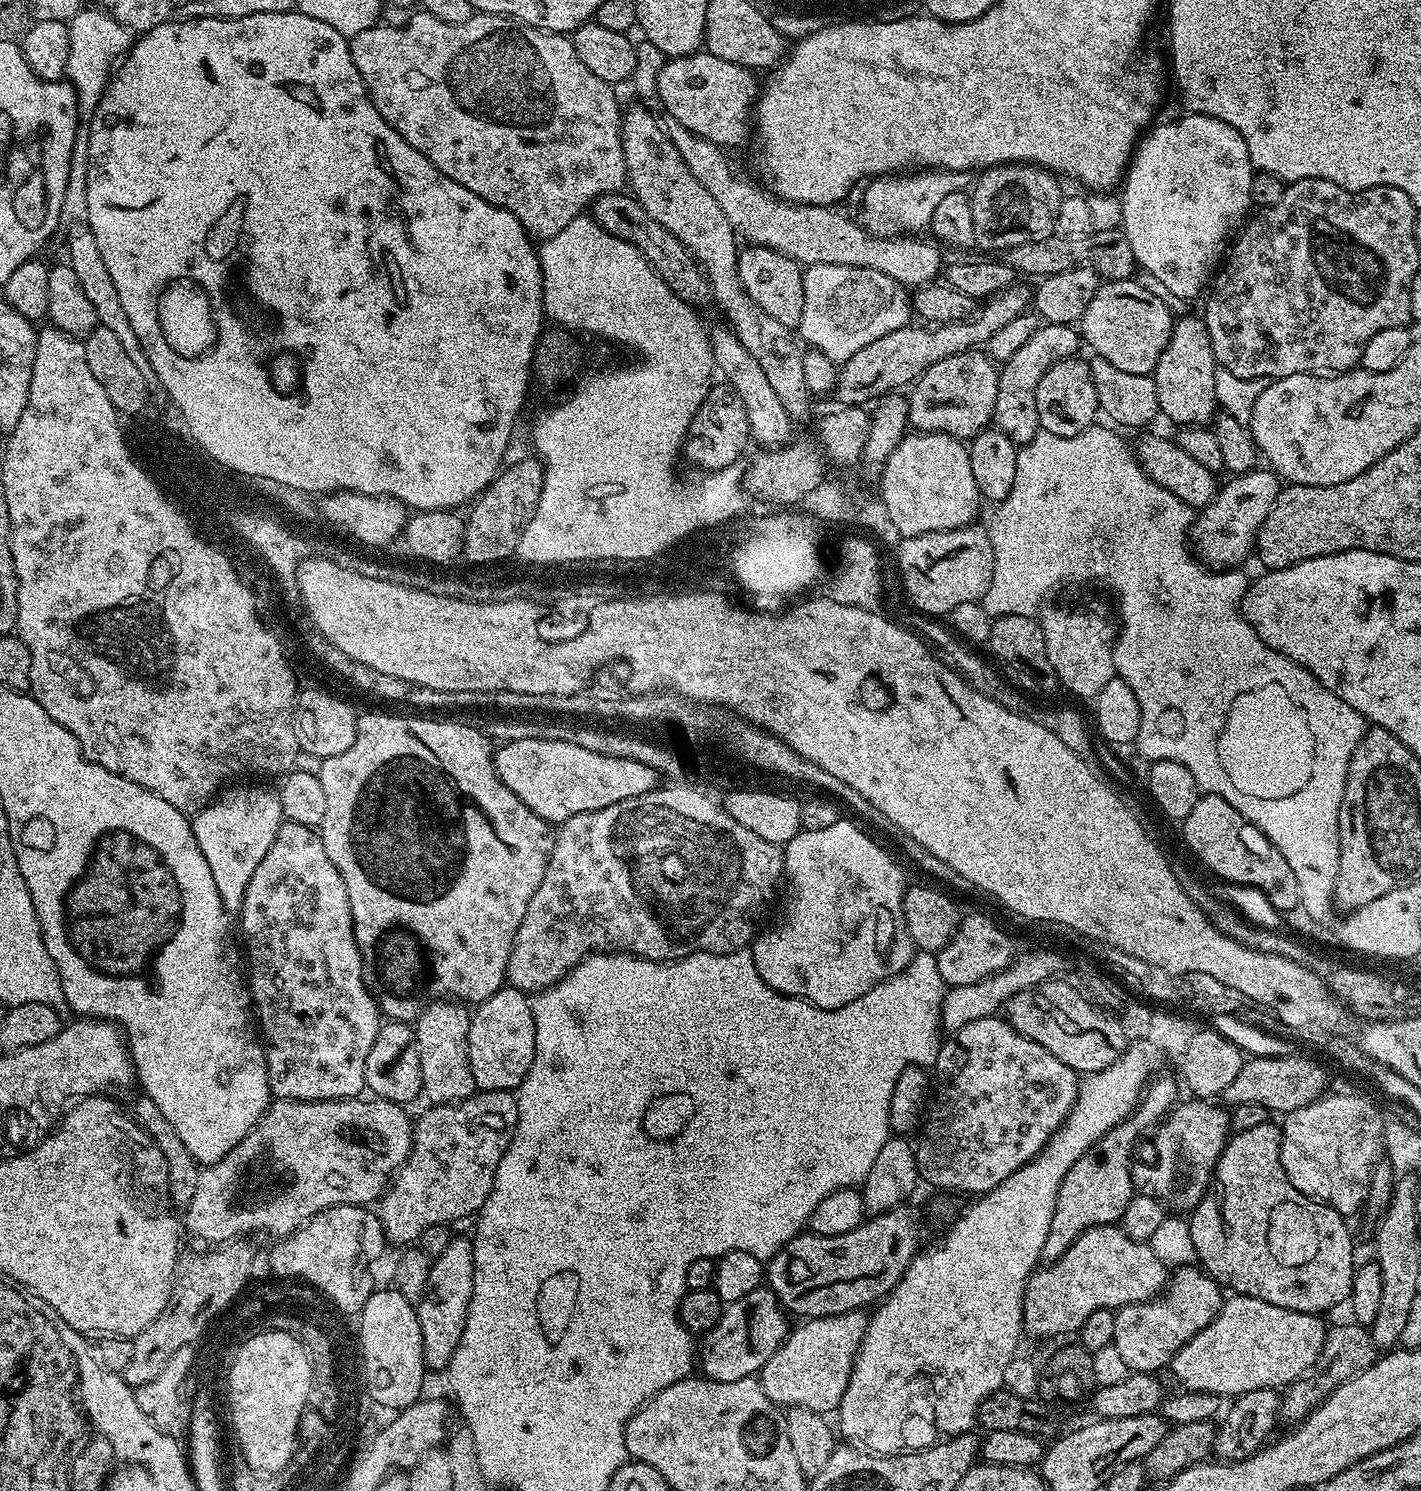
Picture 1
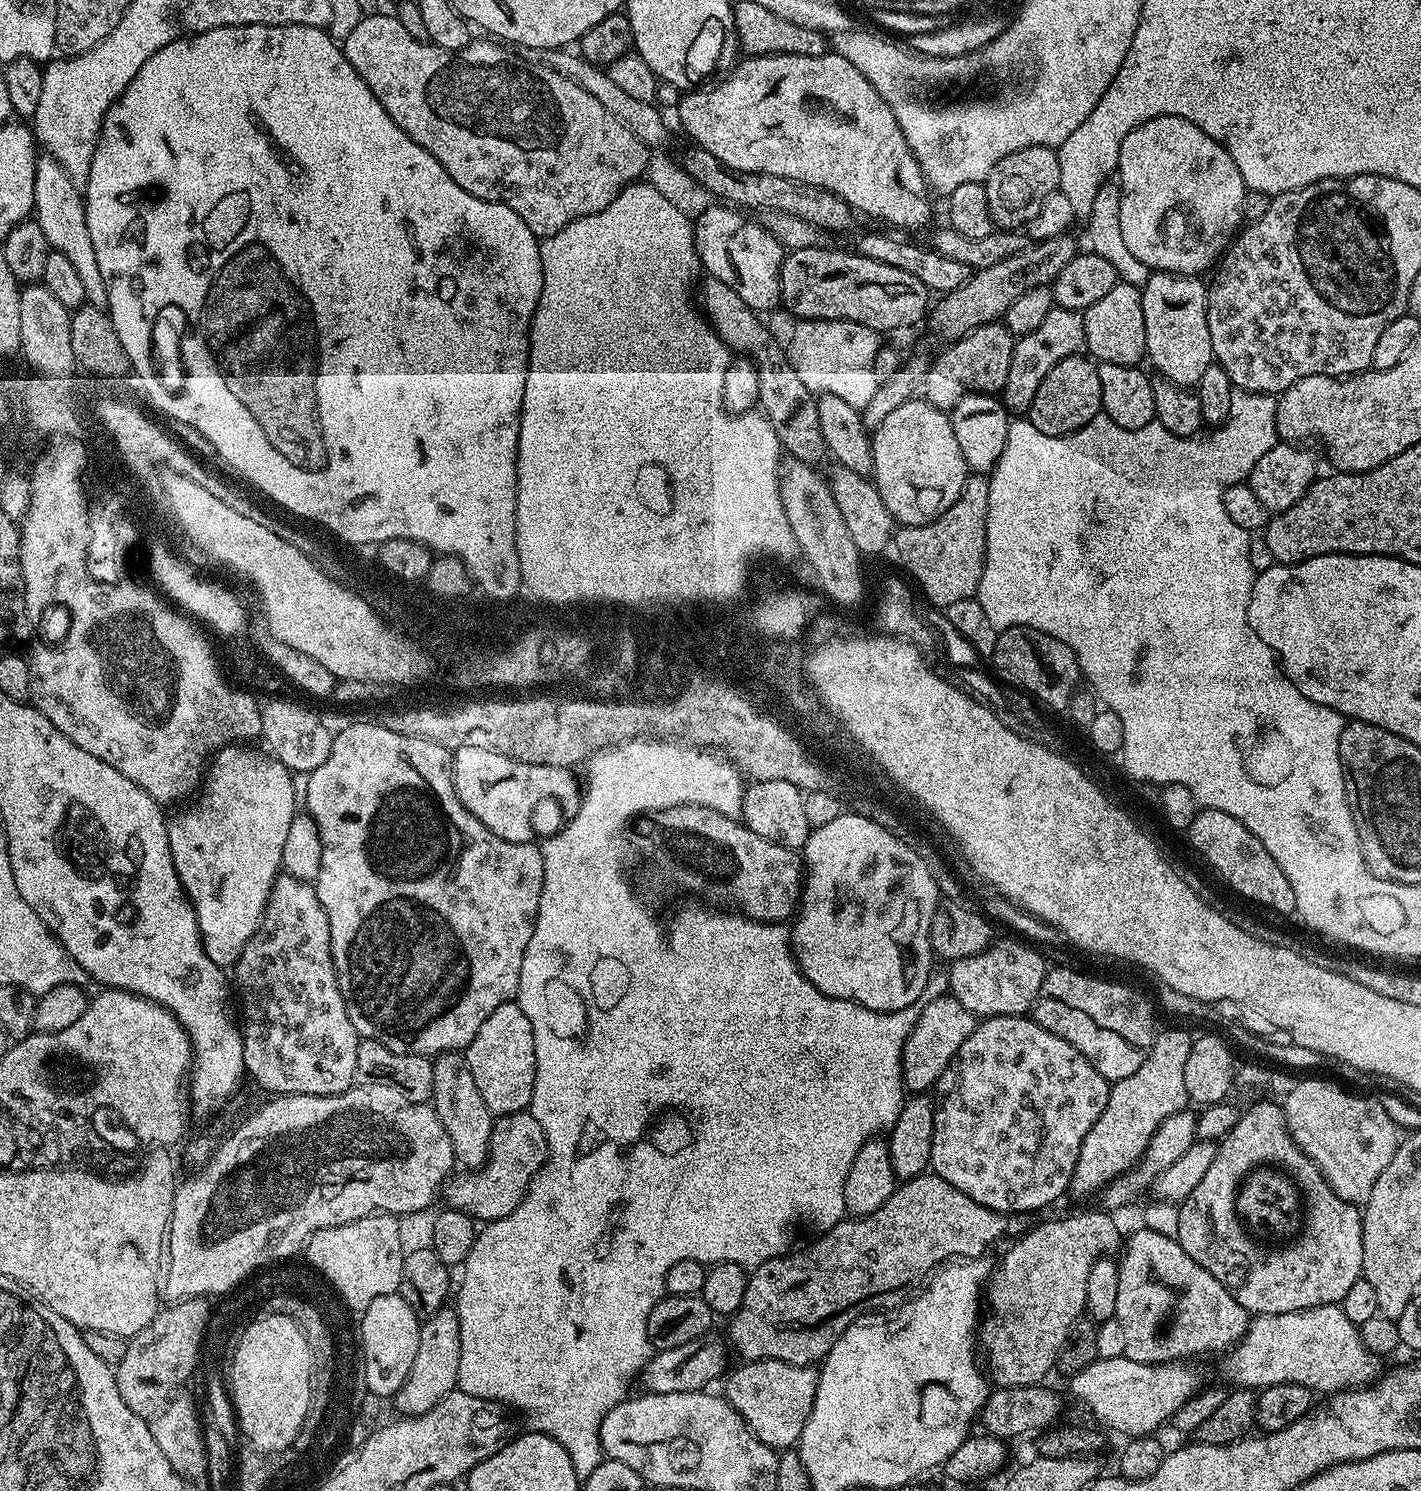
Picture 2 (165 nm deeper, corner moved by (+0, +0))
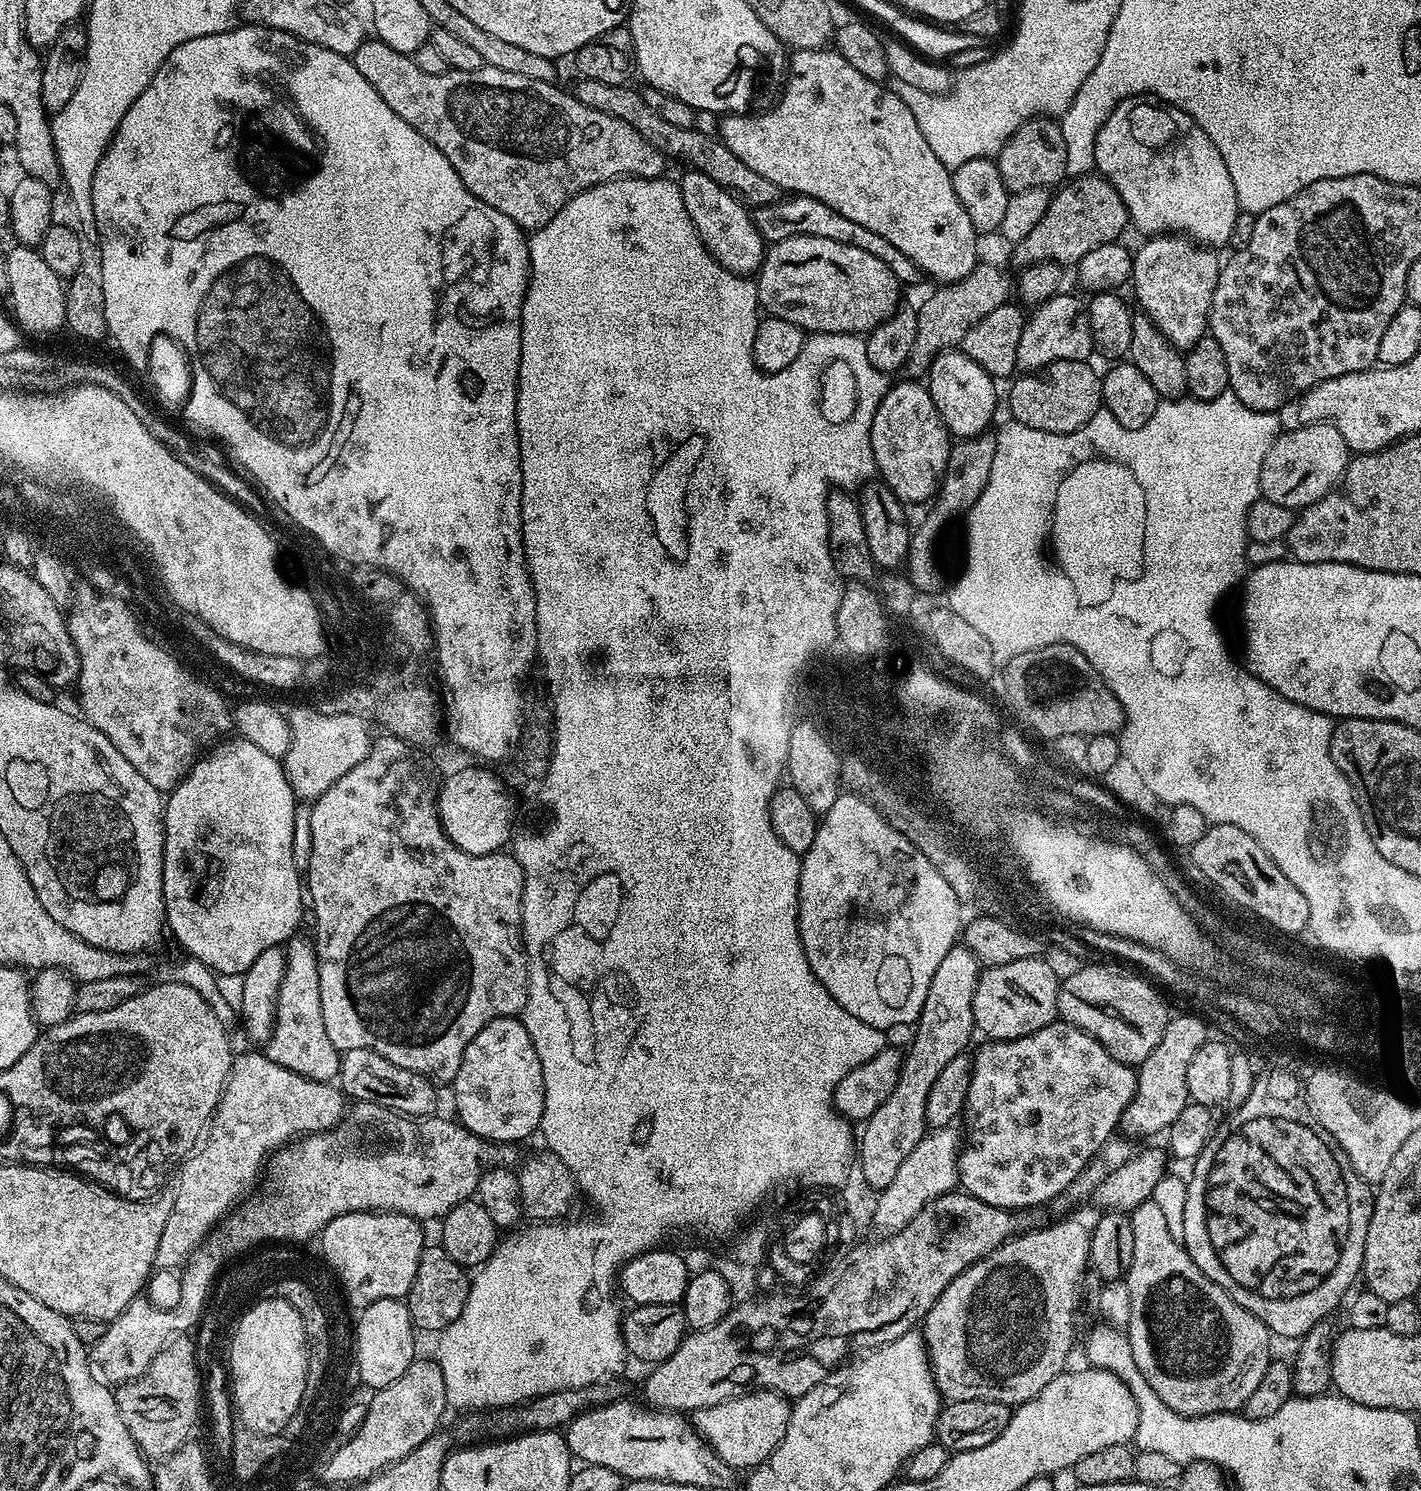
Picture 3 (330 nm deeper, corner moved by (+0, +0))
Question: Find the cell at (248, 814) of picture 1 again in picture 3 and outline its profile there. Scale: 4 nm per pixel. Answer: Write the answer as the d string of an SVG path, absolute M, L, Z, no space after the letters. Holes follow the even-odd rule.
M226 740L217 743L207 754L201 755L190 771L180 779L179 784L167 793L164 806L162 894L167 931L172 931L173 938L185 948L183 951L198 958L198 962L202 962L221 976L243 976L264 950L287 945L288 941L297 935L296 927L300 924L300 896L302 900L302 872L294 858L292 838L298 801L284 773L283 763L277 757L266 754L266 750L258 750L258 746L254 746L254 742L249 740Z

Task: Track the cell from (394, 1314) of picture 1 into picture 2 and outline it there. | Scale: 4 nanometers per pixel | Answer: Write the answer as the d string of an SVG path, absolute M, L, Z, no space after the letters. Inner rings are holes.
M386 1294L382 1298L374 1298L370 1306L361 1315L361 1350L364 1351L366 1368L366 1386L379 1398L395 1397L396 1391L406 1382L406 1374L410 1374L410 1366L414 1366L414 1354L418 1354L418 1338L420 1337L421 1317L398 1294Z

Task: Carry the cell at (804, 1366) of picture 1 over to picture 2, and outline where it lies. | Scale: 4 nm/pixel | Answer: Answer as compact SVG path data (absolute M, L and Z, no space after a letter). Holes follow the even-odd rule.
M750 1360L739 1366L741 1368L733 1367L723 1381L724 1399L744 1419L746 1427L759 1440L766 1442L766 1446L777 1450L791 1449L799 1441L802 1426L806 1418L810 1418L814 1406L817 1369L777 1360Z

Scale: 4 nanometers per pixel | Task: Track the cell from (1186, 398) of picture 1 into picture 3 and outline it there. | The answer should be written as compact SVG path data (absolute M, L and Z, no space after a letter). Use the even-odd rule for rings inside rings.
M1156 234L1145 240L1132 258L1130 288L1136 291L1139 307L1168 341L1175 348L1190 349L1208 332L1208 311L1214 286L1218 286L1221 257L1180 234Z

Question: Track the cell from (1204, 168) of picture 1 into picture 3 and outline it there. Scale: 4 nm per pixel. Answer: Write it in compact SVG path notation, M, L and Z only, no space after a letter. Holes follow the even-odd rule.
M1151 94L1131 96L1112 107L1110 118L1106 118L1106 122L1102 122L1092 149L1094 150L1095 171L1105 180L1109 180L1118 190L1118 194L1128 211L1128 218L1133 229L1136 227L1140 232L1148 232L1144 234L1183 234L1204 246L1227 245L1229 243L1231 234L1234 232L1234 222L1242 211L1234 190L1234 182L1230 178L1230 170L1226 170L1226 162L1222 158L1218 146L1204 133L1202 126L1198 126L1194 122L1194 118L1190 118L1190 114L1186 114L1181 108L1166 103L1159 96Z

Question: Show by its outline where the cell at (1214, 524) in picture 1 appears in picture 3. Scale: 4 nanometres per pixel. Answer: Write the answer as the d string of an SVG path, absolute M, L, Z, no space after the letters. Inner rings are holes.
M1301 423L1299 427L1293 432L1281 431L1280 435L1273 439L1270 450L1262 462L1262 474L1260 475L1261 497L1270 502L1278 502L1278 506L1286 506L1293 510L1310 506L1322 499L1327 492L1332 491L1347 472L1350 459L1348 443L1342 438L1342 434L1338 434L1338 430L1333 424Z

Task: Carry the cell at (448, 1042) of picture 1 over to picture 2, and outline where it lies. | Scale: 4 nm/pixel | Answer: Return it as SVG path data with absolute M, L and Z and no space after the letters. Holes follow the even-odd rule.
M443 1052L432 1060L432 1069L434 1086L430 1103L450 1138L456 1164L464 1170L479 1170L487 1162L492 1146L492 1111L488 1109L486 1102L482 1102L482 1094L478 1094L474 1074L470 1074L468 1063L464 1061L461 1053Z

